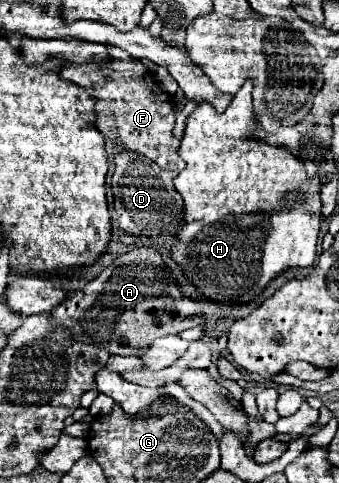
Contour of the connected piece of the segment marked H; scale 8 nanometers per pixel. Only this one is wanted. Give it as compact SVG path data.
M247 80L223 114L217 114L211 104L199 104L193 110L179 148L179 156L187 166L173 180L175 190L183 196L185 216L177 232L177 244L173 244L169 254L179 264L189 284L201 292L201 298L217 304L249 304L287 268L311 266L321 230L319 178L309 180L303 162L287 148L273 148L265 142L247 138L253 128L261 128L253 118L251 90L253 84Z

